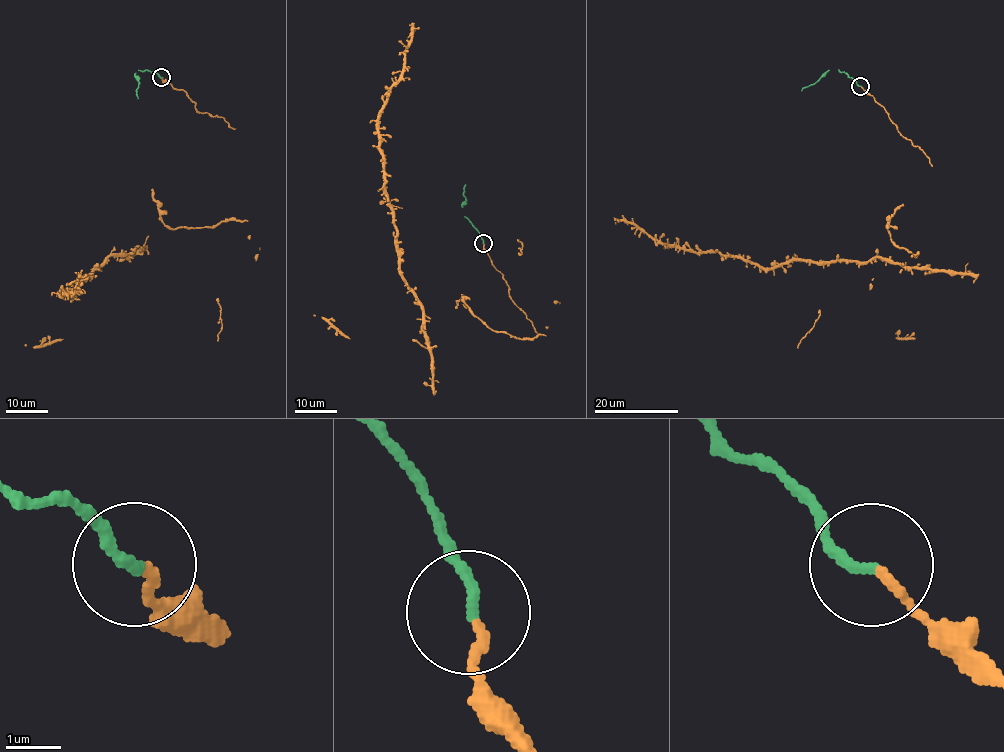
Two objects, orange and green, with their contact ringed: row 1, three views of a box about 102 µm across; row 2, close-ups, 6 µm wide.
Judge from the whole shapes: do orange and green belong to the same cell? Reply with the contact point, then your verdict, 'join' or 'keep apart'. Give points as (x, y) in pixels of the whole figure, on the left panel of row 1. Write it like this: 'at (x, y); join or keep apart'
at (161, 77); join

